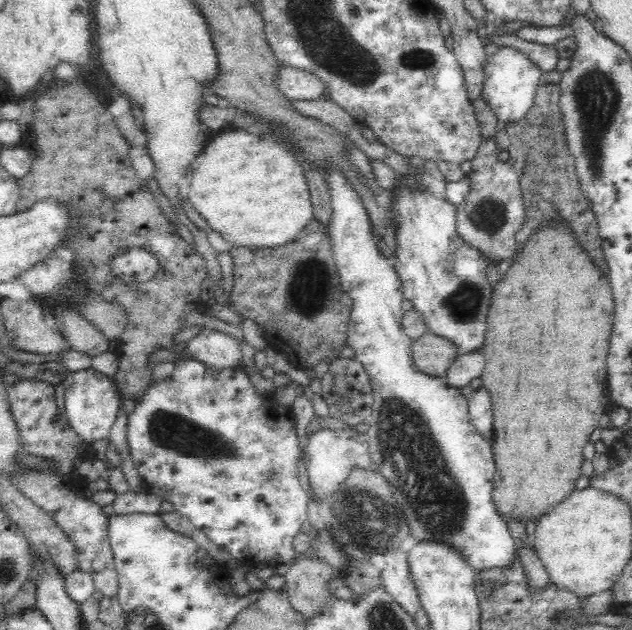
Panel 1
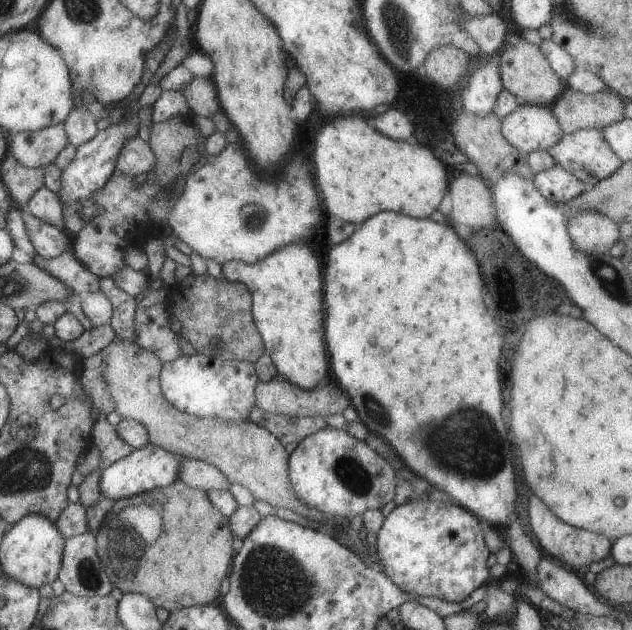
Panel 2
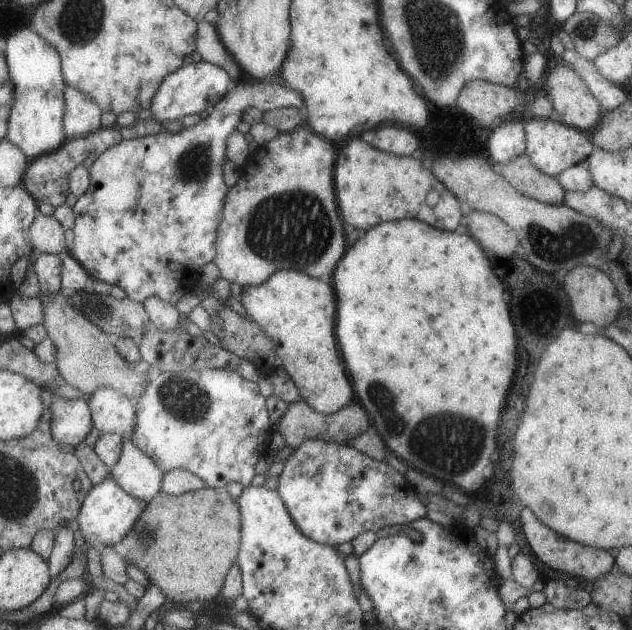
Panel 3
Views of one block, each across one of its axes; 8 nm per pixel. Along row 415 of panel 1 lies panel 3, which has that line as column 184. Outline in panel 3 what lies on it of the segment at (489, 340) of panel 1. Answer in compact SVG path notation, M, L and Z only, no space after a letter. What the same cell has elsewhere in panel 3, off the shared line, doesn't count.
M203 487L171 496L159 491L145 505L118 549L133 562L167 601L205 602L219 596L227 570L236 562L241 542L236 499L224 490Z

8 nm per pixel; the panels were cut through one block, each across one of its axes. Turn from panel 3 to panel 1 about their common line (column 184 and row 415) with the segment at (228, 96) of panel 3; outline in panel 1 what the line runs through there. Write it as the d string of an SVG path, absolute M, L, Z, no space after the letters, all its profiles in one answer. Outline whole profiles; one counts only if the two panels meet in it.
M186 359L175 362L170 378L155 382L137 401L134 411L127 414L125 437L131 460L145 491L156 493L162 502L167 500L174 504L175 510L188 518L197 530L202 531L218 548L229 552L242 563L247 563L250 567L263 565L277 567L294 558L294 537L297 537L303 524L308 520L309 493L300 486L296 468L296 460L301 449L300 440L296 437L294 429L294 418L291 406L278 405L273 395L260 396L242 368L210 371L200 361Z

